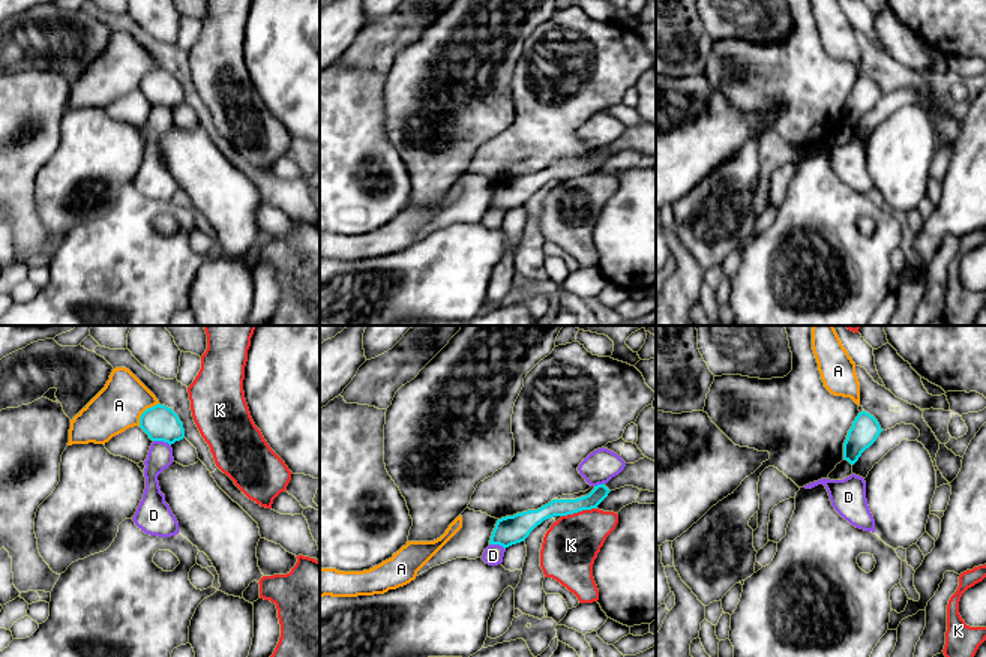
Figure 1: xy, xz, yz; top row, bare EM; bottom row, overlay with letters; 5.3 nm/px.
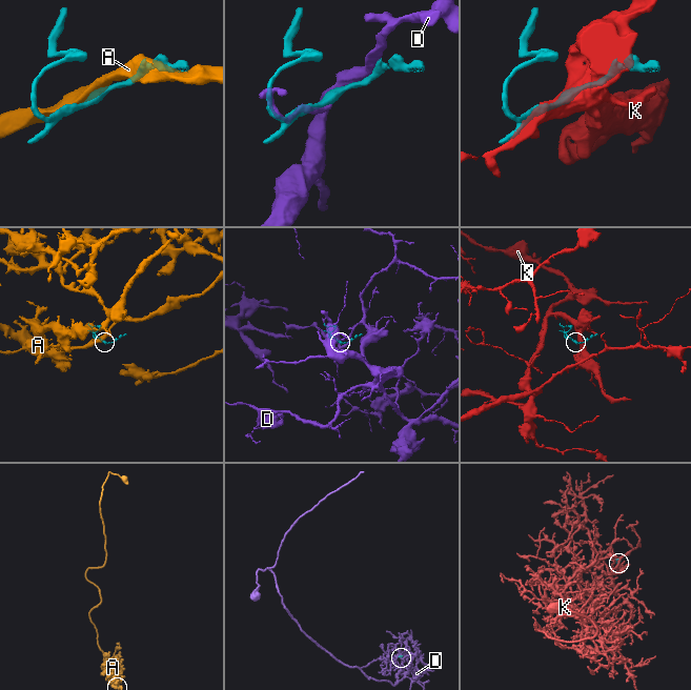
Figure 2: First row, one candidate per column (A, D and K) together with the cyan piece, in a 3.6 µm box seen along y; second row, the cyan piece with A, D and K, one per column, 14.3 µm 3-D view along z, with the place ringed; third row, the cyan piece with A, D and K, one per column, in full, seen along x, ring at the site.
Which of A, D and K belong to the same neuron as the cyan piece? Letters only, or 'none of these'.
none of these

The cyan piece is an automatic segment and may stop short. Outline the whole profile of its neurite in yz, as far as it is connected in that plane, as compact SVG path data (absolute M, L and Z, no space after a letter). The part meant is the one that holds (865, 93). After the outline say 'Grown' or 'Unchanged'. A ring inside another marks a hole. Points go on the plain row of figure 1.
M866 75L858 76L843 106L843 124L828 138L830 144L843 144L852 138L852 129L882 96L878 84Z. Grown

